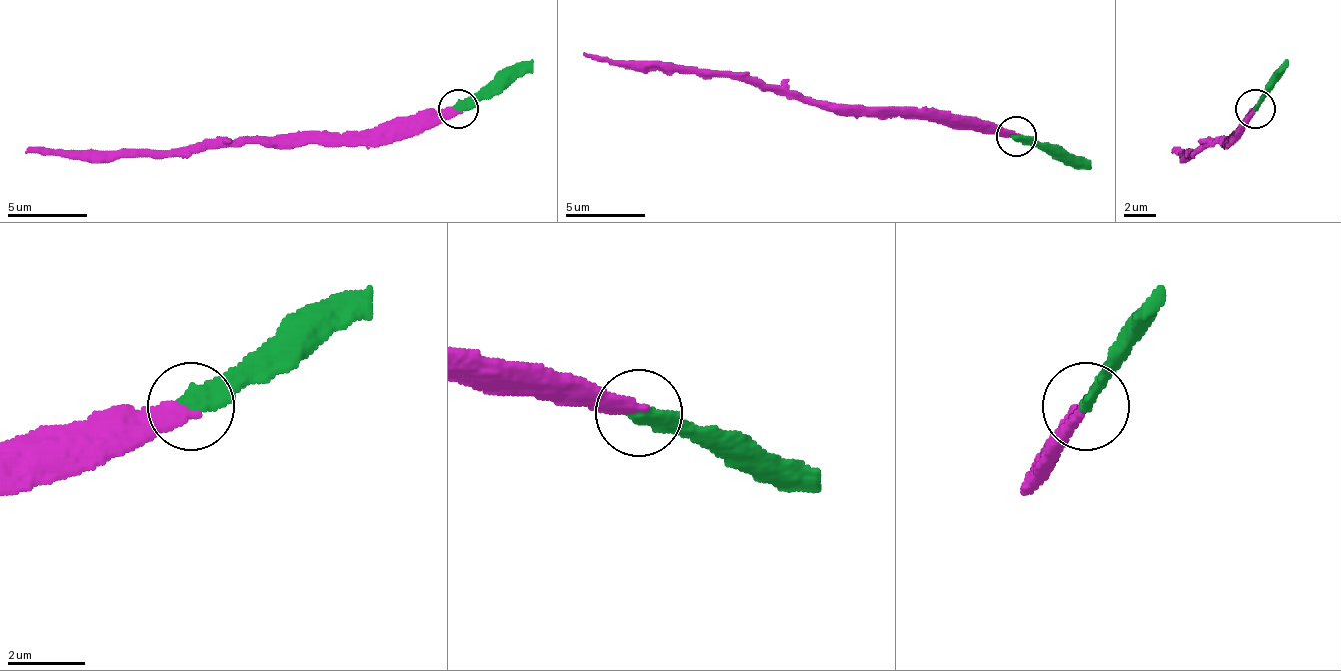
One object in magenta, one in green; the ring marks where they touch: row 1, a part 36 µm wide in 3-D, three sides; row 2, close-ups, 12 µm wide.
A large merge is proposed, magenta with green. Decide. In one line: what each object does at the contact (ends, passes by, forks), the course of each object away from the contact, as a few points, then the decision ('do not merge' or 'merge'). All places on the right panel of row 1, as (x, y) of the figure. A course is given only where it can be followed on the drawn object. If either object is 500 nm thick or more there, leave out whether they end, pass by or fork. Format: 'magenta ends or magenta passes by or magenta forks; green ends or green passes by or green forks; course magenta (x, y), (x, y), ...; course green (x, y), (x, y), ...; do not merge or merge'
magenta ends; green ends; course magenta (1256, 108), (1232, 135), (1213, 139), (1201, 151), (1173, 151); course green (1256, 108), (1288, 60); merge

